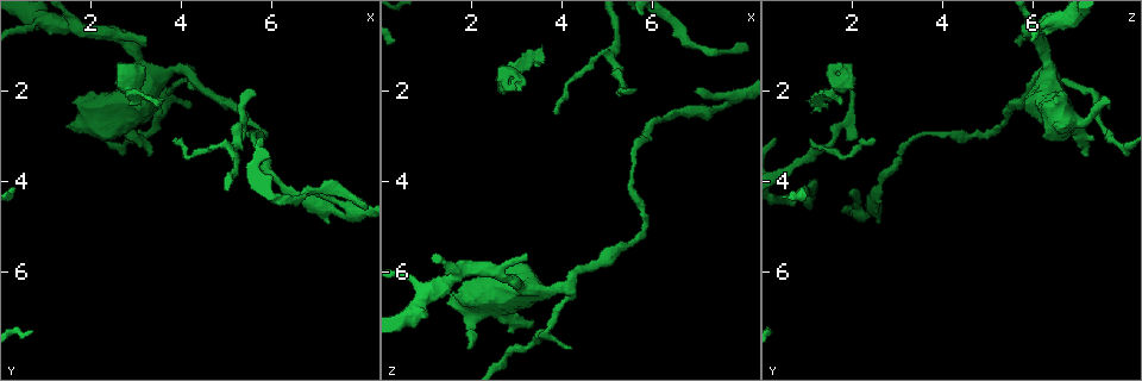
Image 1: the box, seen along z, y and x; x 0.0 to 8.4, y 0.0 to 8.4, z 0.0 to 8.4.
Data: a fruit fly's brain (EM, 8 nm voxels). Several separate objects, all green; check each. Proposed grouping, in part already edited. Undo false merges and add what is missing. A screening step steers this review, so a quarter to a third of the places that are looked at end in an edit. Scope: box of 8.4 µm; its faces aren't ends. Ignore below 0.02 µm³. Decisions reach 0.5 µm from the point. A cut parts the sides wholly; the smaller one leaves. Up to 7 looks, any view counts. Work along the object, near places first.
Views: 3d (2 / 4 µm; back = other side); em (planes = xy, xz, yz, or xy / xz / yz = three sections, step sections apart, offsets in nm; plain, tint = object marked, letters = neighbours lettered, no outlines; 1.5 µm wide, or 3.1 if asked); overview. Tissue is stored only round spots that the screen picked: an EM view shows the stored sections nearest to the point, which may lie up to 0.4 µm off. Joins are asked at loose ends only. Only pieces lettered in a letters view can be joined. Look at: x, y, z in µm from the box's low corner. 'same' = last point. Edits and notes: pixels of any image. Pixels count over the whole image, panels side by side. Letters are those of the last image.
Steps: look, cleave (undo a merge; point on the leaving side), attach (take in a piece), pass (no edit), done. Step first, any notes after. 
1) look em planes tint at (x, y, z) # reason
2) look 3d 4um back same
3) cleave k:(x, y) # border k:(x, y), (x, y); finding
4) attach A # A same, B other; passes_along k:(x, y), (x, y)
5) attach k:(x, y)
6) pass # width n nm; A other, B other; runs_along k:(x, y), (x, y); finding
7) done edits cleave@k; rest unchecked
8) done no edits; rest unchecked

look em xz step 4 tint at (5.55, 1.95, 1.90) # tapers out

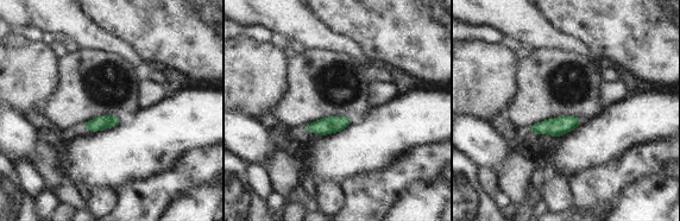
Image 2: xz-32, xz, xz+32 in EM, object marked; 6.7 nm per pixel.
look em planes letters same # another direction

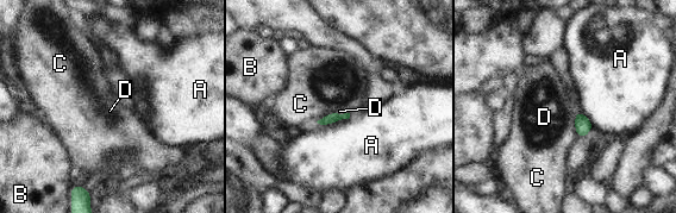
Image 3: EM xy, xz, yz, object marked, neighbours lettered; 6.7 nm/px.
pass # A other, B other, C other, D other; none of them fits

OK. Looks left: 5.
look 3d 2um back at (5.55, 2.95, 3.65) # a narrow waist

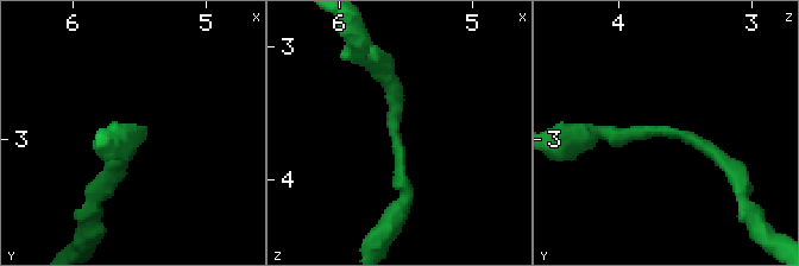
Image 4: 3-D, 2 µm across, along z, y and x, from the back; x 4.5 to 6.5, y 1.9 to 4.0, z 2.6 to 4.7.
look em planes tint at (5.60, 2.94, 3.64) # need the tissue

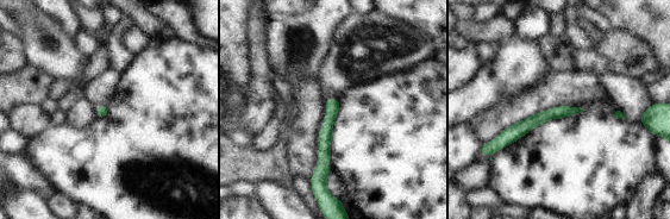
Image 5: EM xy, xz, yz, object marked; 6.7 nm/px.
look em planes letters same # see the neighbours

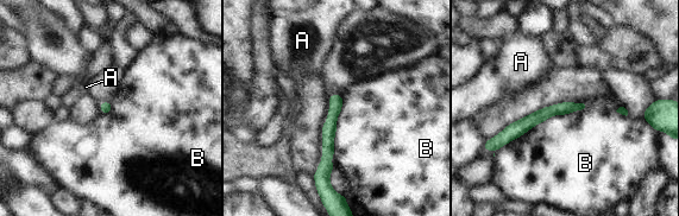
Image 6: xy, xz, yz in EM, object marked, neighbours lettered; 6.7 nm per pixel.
pass # longest_contact B 700 nm; A other, B other; border 6:(589, 103), (549, 115), (496, 152); continuous, no second neuron

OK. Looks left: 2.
done no edits; rest unchecked

